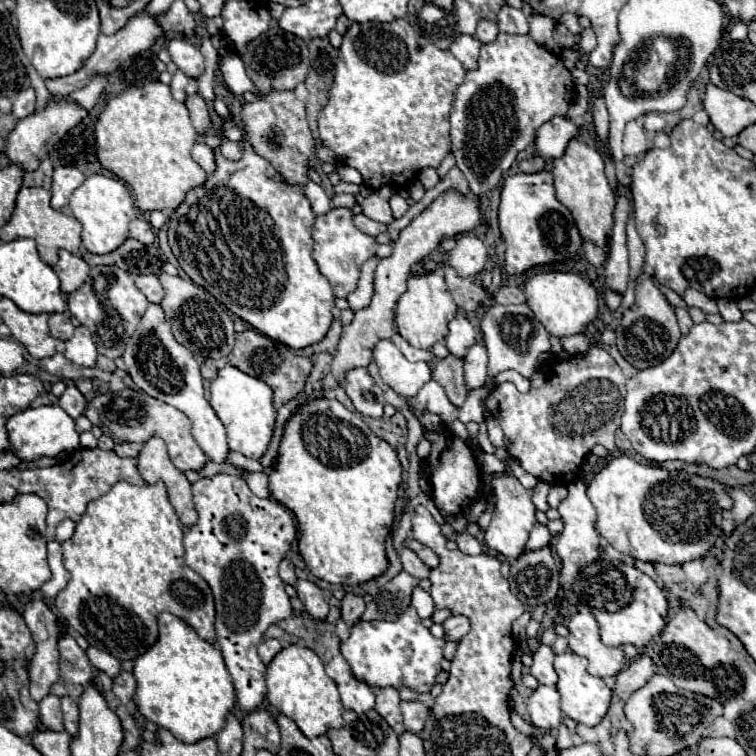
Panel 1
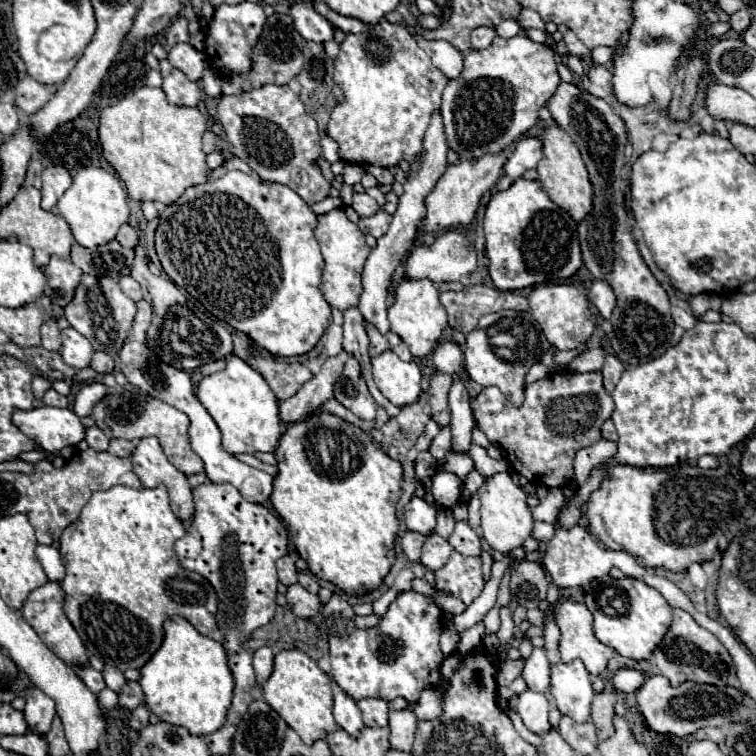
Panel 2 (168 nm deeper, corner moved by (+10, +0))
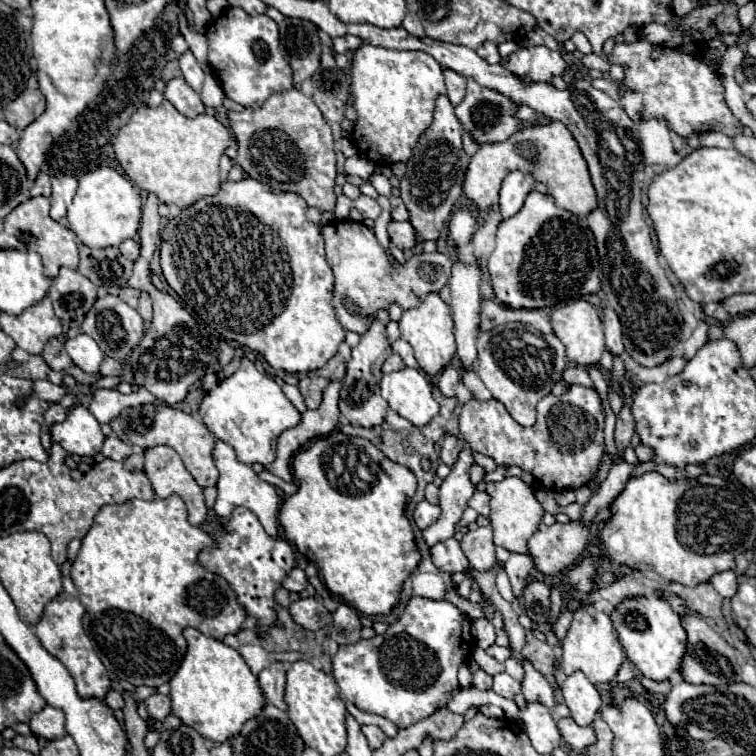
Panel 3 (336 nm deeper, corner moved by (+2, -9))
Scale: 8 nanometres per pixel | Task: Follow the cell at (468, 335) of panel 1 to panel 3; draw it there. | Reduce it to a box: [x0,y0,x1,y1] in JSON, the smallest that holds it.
[438,366,460,396]

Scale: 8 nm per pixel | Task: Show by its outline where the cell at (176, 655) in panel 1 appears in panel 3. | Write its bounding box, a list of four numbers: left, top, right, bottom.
[170,628,264,742]

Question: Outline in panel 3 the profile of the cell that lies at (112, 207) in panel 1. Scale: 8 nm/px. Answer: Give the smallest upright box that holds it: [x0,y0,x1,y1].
[68,168,140,248]

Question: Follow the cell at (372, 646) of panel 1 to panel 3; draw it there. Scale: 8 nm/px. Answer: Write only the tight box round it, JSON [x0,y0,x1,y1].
[332,596,474,728]

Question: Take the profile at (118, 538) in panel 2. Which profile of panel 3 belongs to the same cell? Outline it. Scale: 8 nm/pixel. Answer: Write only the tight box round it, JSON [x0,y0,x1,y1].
[70,494,246,688]

